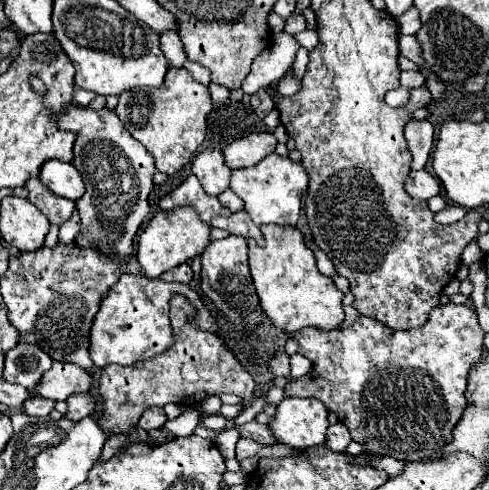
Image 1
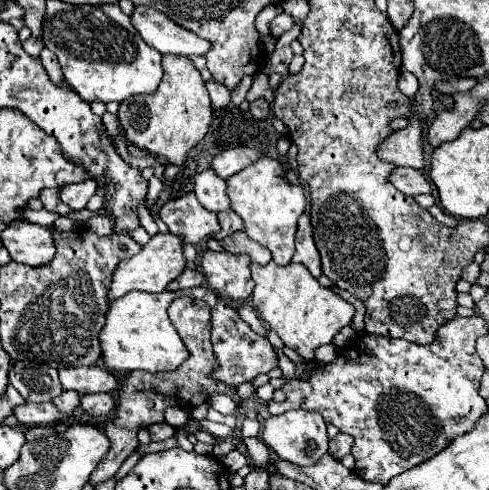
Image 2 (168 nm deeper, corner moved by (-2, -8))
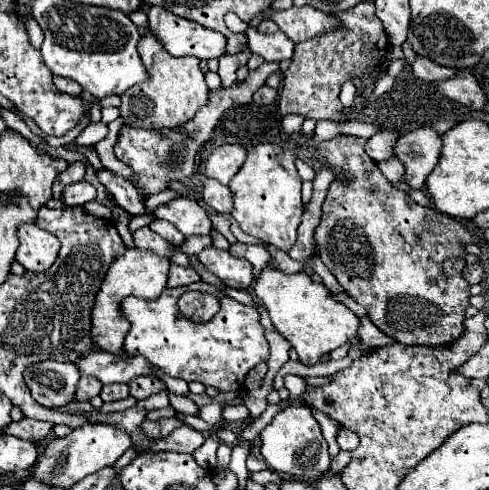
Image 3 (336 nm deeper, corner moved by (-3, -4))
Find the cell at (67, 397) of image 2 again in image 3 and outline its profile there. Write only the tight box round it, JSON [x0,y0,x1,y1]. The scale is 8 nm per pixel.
[73,376,101,402]

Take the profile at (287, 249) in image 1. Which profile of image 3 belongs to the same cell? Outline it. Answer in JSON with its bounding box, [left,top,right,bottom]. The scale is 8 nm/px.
[253,260,359,366]

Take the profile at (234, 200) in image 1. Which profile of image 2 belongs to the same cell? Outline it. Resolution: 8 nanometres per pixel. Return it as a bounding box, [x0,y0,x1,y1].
[212,210,244,240]

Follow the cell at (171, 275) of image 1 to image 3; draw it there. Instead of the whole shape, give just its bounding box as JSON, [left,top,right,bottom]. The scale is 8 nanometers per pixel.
[167,264,199,288]

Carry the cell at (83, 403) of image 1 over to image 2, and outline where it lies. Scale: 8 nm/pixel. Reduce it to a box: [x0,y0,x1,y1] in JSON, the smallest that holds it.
[80,394,116,418]

